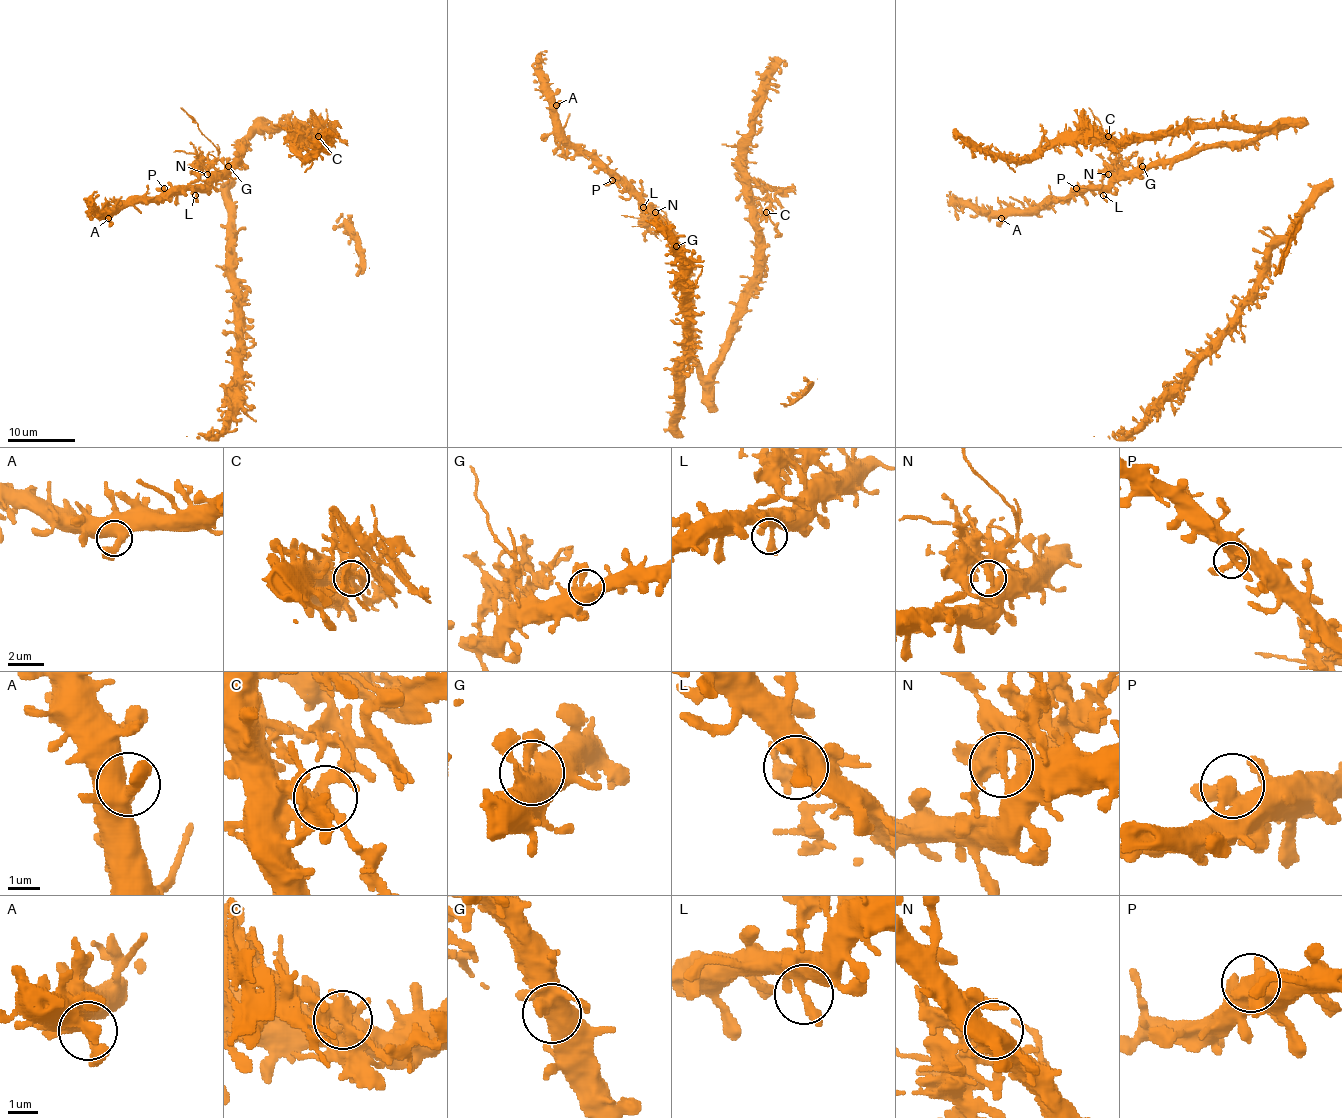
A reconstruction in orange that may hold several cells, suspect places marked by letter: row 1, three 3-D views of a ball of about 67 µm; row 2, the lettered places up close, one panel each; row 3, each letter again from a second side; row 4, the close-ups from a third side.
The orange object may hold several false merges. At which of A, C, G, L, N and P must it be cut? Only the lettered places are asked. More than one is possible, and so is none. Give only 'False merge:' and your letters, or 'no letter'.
False merge: C, N

